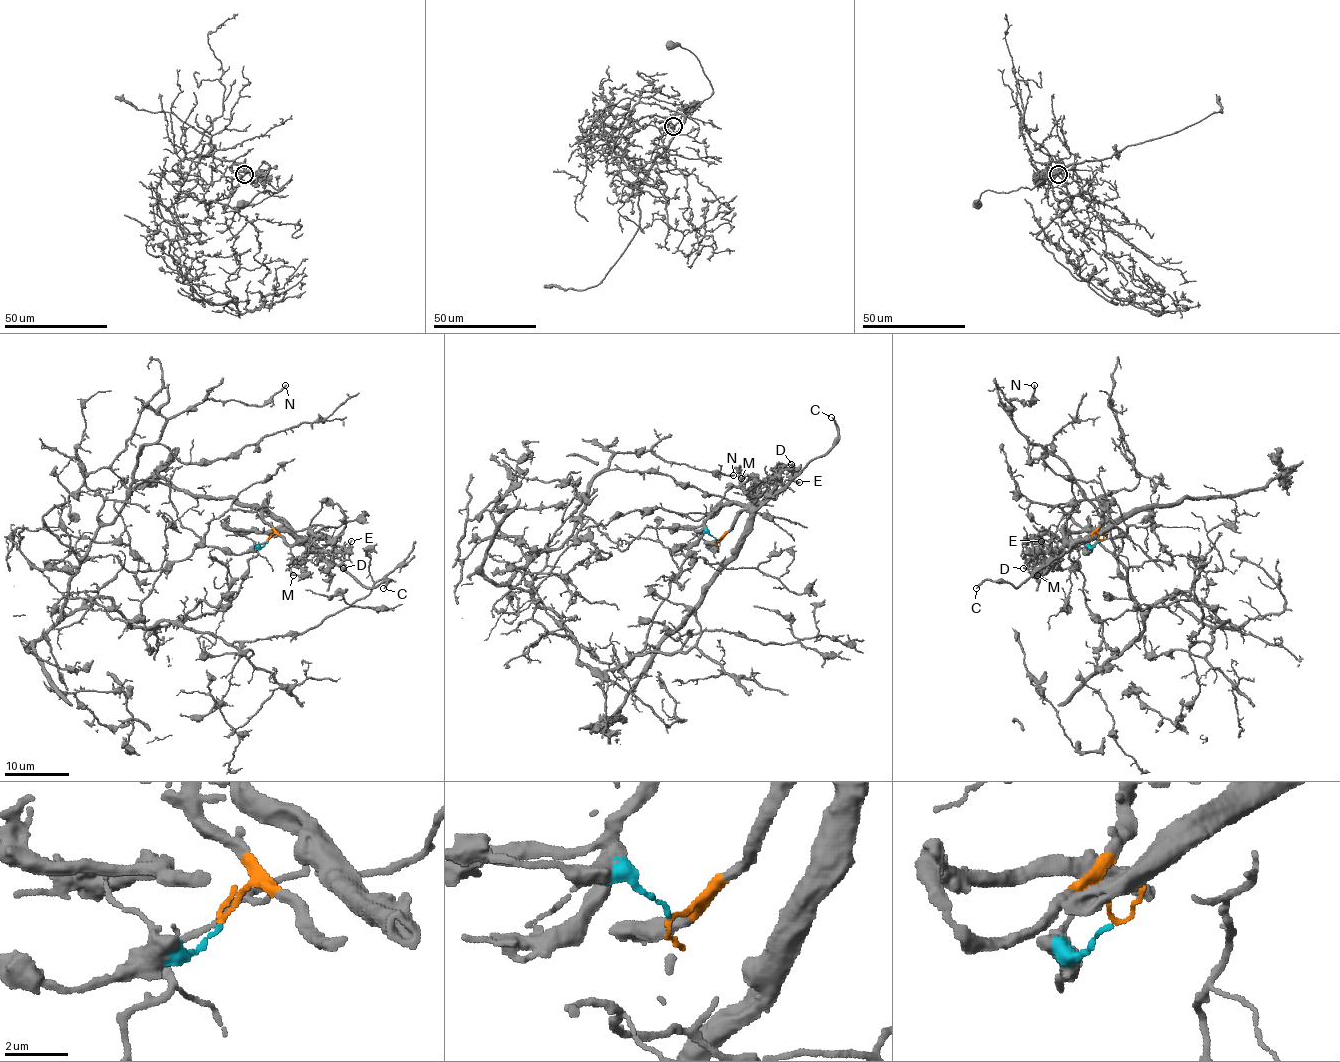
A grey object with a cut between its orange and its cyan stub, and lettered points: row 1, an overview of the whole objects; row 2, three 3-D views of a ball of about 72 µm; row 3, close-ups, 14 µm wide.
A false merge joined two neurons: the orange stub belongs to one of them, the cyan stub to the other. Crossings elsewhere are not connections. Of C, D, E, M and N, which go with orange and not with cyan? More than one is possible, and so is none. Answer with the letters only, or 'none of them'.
C, D, E, M

